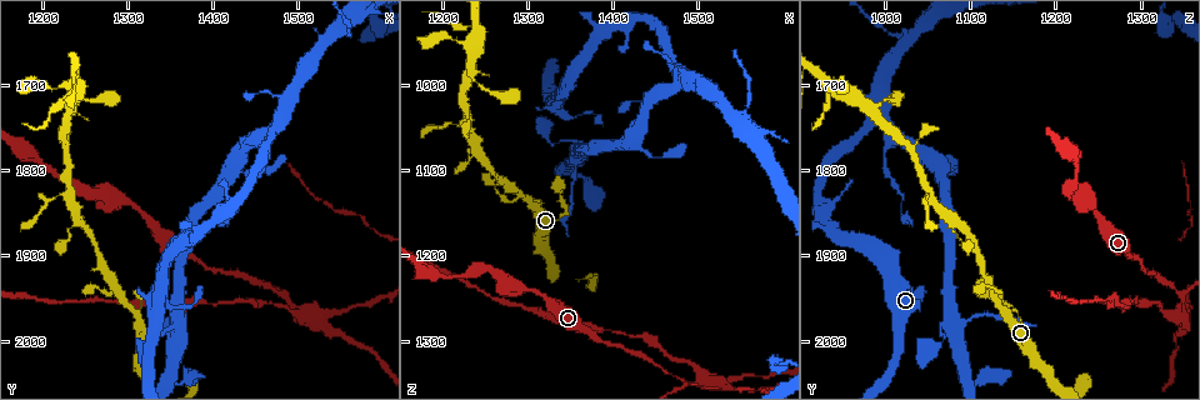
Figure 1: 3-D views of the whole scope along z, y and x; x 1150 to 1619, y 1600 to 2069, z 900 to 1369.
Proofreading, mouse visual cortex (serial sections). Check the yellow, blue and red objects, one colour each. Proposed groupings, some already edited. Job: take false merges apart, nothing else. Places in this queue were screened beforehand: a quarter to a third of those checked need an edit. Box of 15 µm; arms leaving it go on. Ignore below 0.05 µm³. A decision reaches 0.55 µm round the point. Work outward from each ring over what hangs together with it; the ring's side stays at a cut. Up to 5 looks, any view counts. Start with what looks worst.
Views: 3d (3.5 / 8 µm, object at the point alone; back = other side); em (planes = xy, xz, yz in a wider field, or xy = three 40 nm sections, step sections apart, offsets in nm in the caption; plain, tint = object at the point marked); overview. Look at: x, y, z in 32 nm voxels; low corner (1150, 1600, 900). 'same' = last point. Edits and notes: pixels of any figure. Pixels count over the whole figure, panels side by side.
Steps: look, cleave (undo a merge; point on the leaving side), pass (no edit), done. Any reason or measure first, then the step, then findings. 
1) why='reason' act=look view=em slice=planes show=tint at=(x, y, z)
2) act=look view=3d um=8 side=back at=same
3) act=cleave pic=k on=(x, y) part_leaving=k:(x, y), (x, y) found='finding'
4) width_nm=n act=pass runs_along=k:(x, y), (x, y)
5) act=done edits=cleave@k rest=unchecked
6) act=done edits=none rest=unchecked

why='sharp bend' act=look view=3d um=8 at=(1480, 1945, 1345)

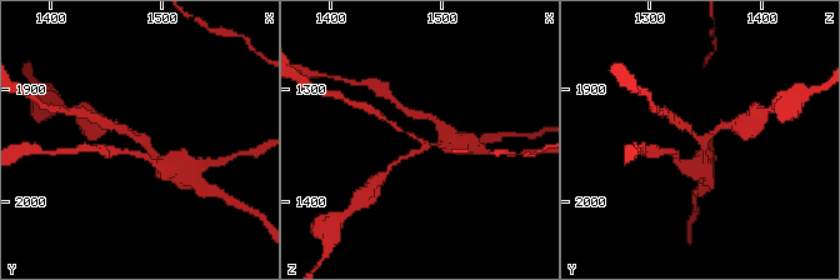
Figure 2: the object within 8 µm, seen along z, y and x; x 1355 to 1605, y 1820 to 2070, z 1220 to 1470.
why='zoom in' act=look view=3d um=3.5 at=(1476, 1944, 1346)

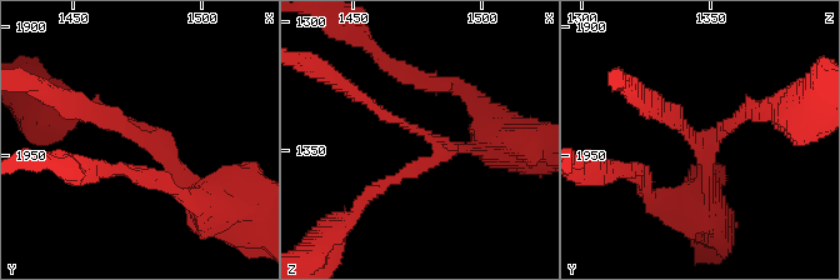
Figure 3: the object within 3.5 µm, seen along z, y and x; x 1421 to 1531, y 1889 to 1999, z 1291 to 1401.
arms=3 arm_widths_nm=150,150,200 why='now the EM' act=look view=em slice=planes show=tint at=(1475, 1943, 1342)

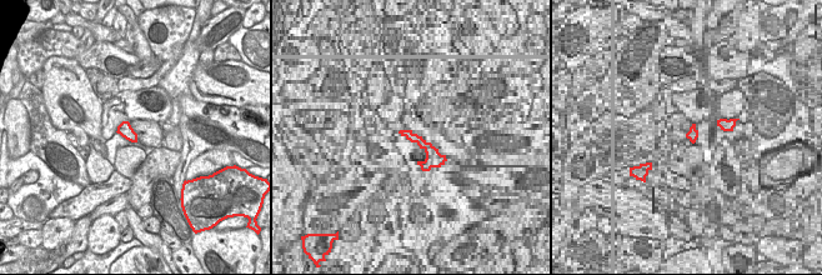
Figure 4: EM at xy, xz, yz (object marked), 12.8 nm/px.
width_nm=180 act=pass runs_along=3:(75, 109), (159, 148), (194, 194) found='all the same cell'

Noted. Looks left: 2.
why='sudden change in width' act=look view=3d um=3.5 side=back at=(1355, 1975, 1100)

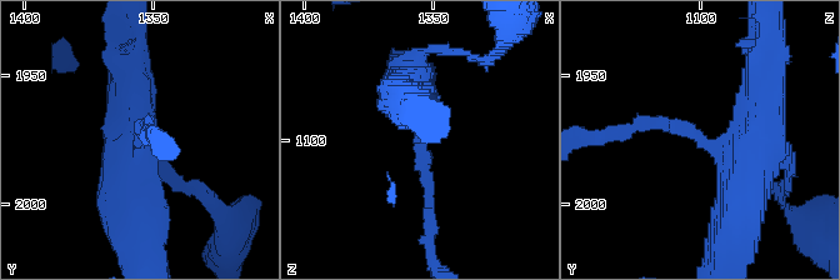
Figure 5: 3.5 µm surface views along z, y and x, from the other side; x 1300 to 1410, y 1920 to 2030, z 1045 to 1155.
why='now the EM' act=look view=em slice=xy step=1 show=tint at=(1354, 1974, 1100)

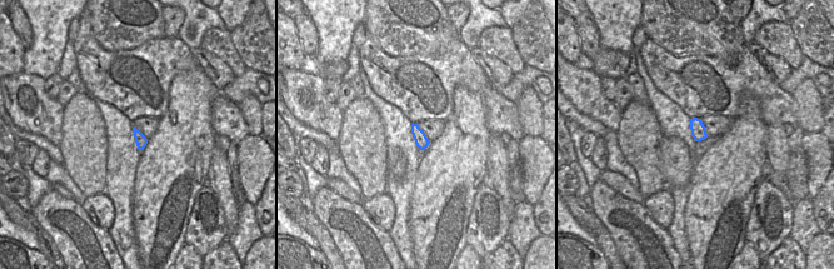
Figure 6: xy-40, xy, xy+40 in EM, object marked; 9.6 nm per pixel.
width_nm=130 act=cleave pic=5 on=(428, 194) border=6:(705, 131), (692, 135) found='two cells meet here'

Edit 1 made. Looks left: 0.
act=done edits=cleave@5 rest=unchecked

